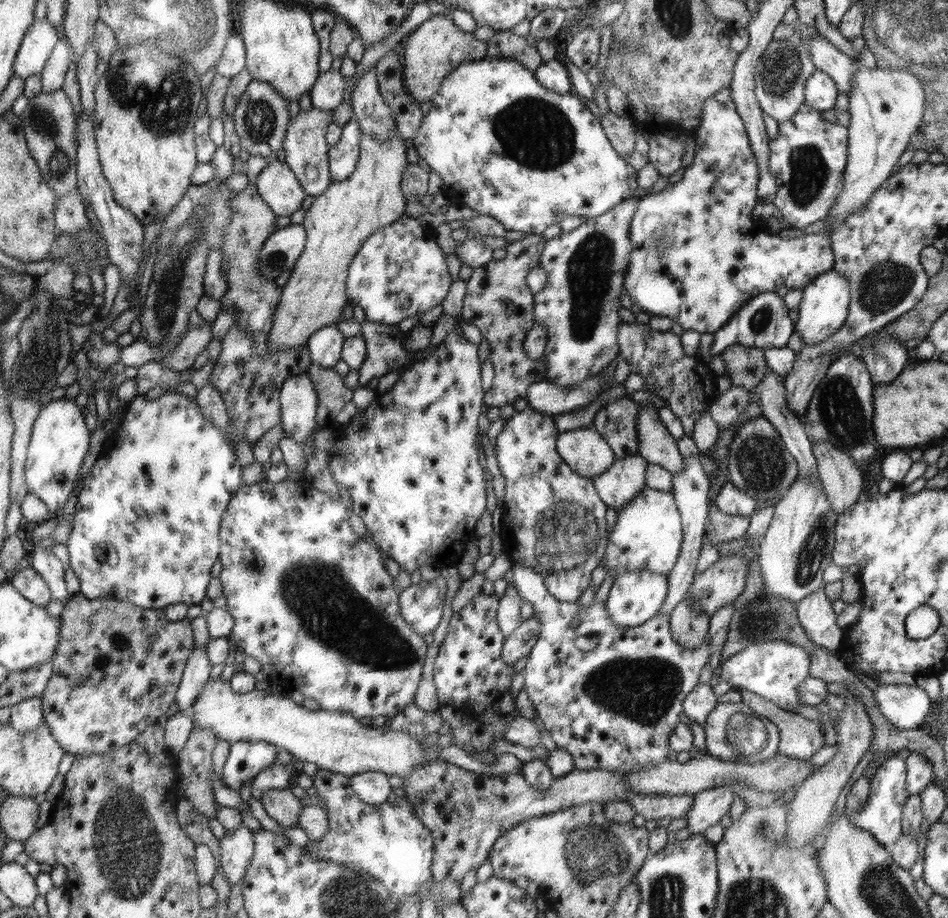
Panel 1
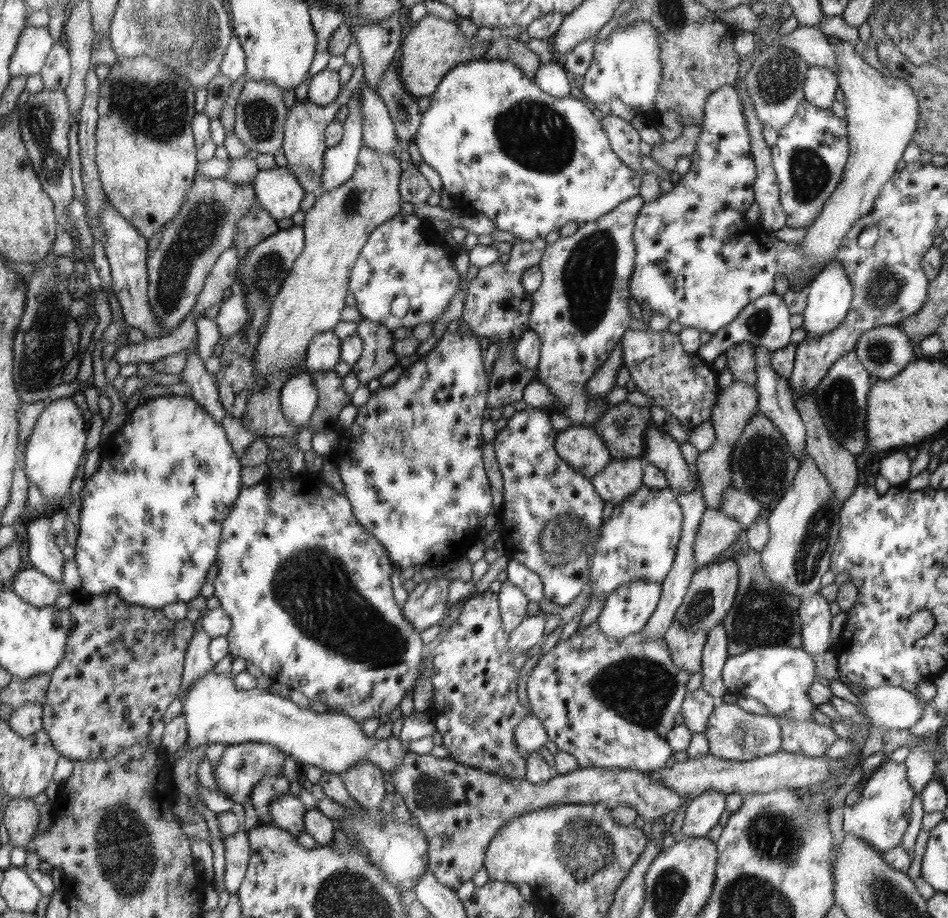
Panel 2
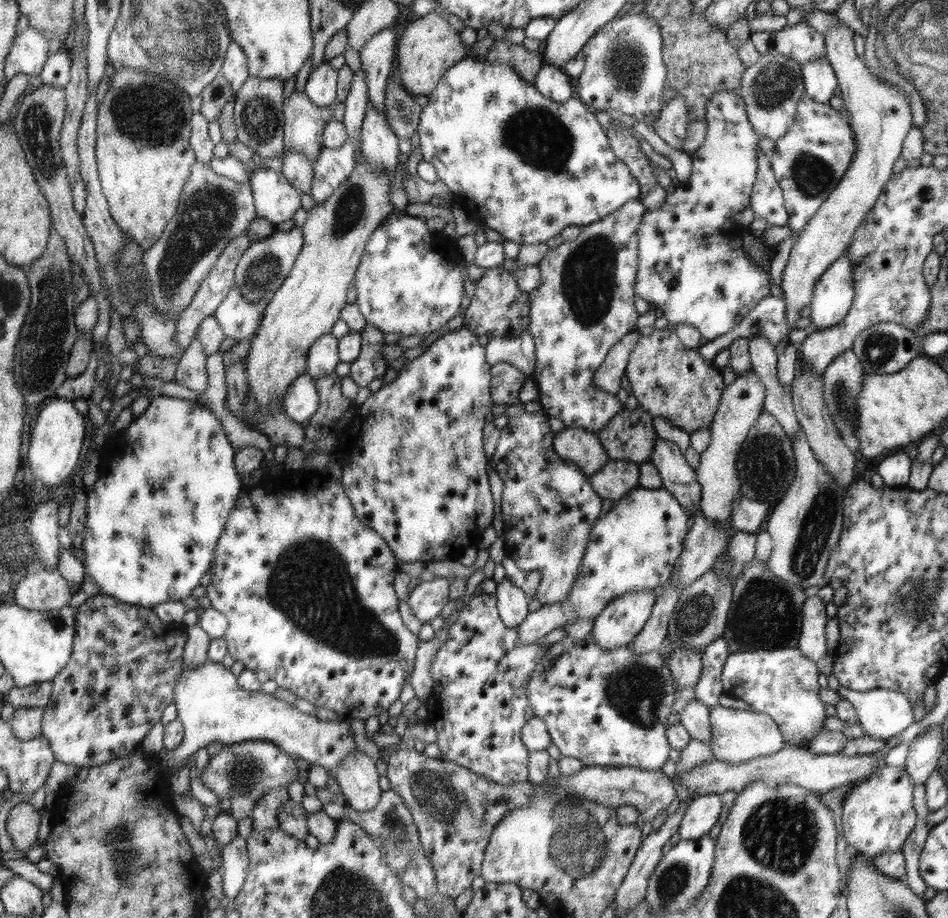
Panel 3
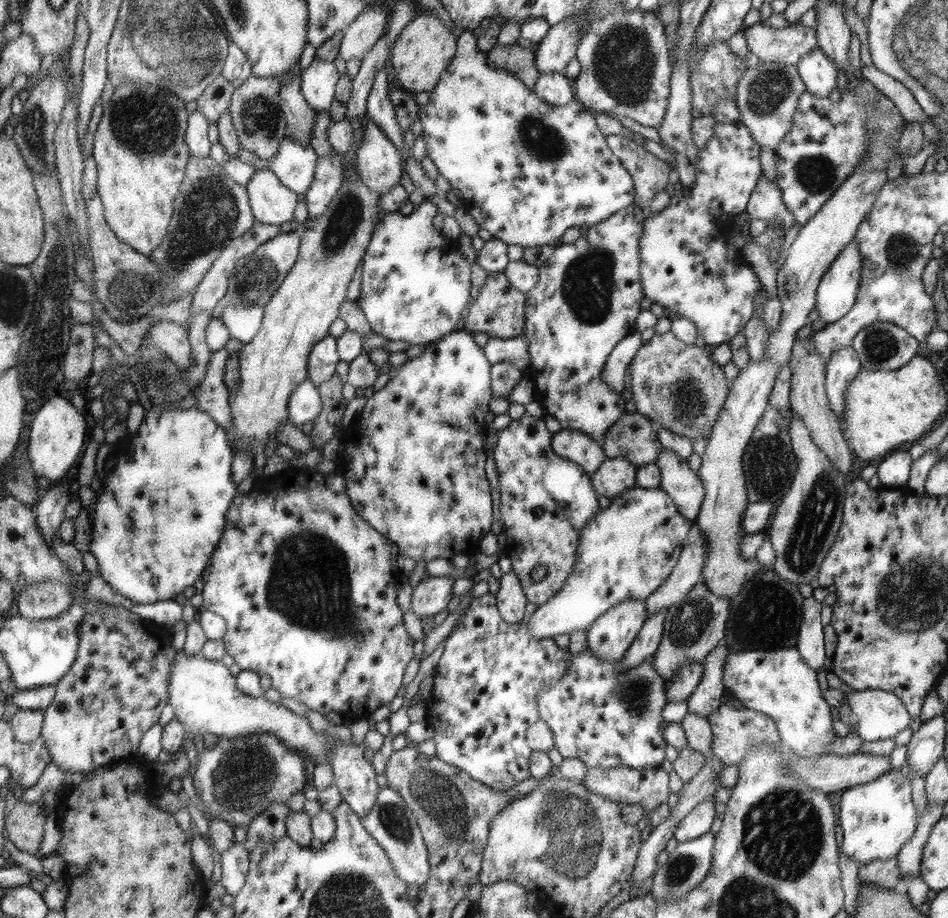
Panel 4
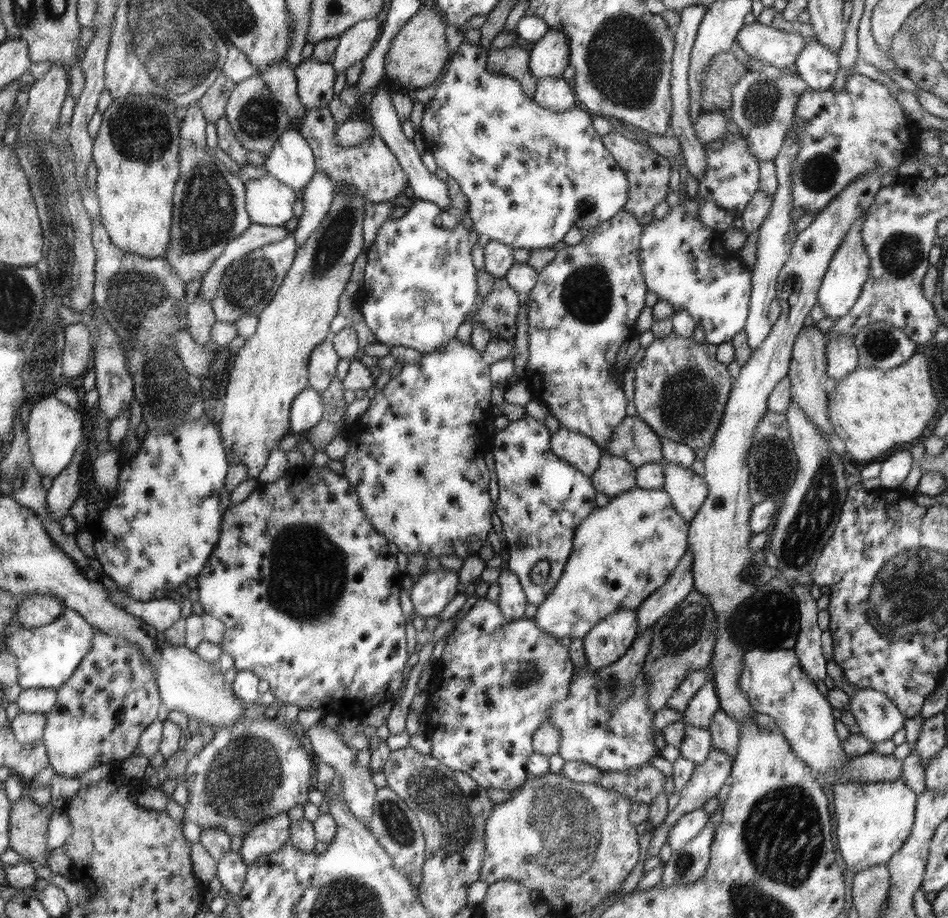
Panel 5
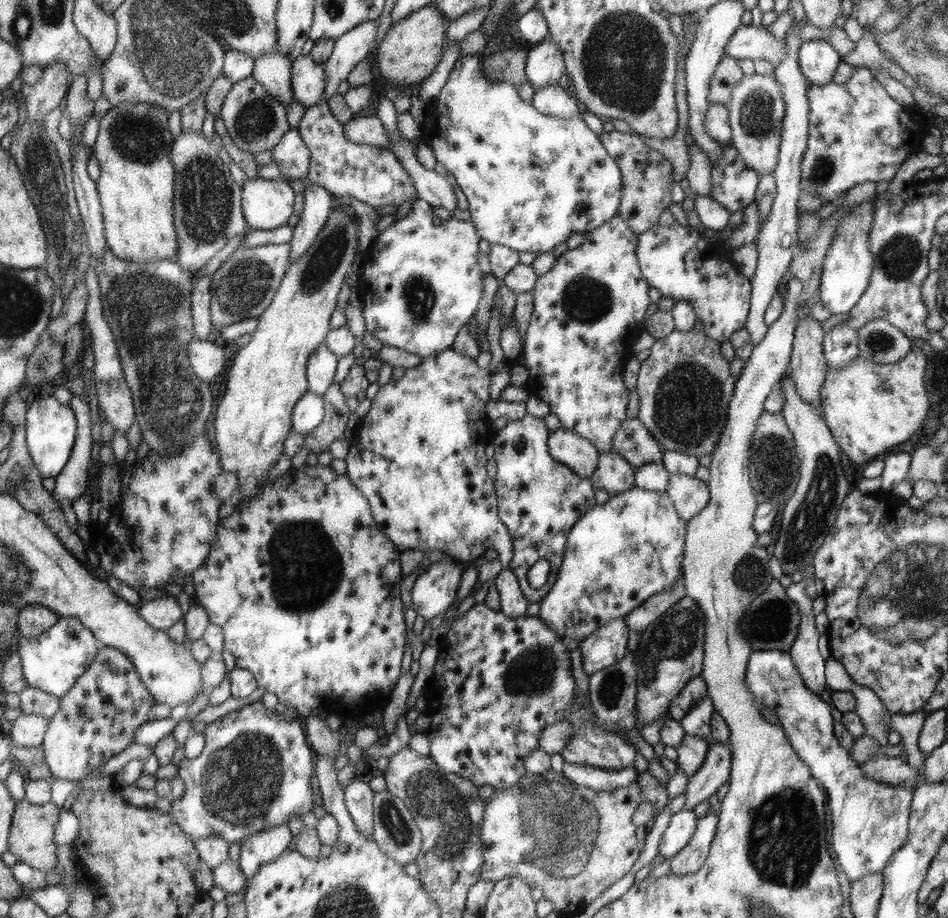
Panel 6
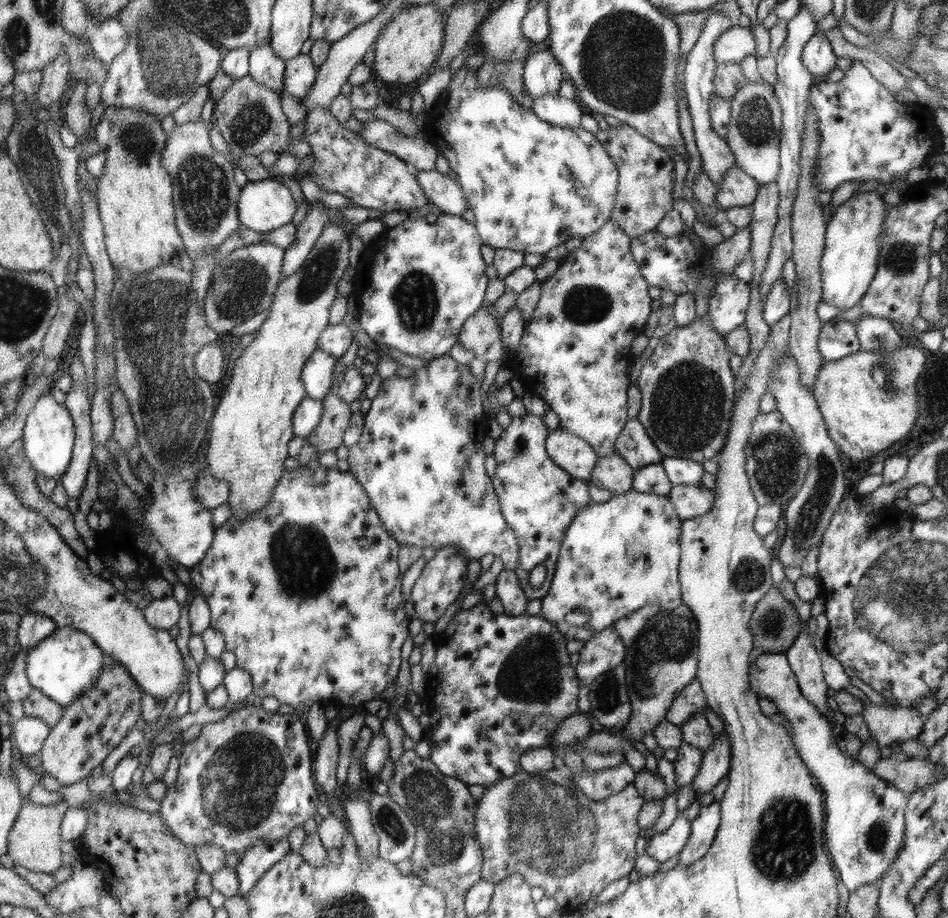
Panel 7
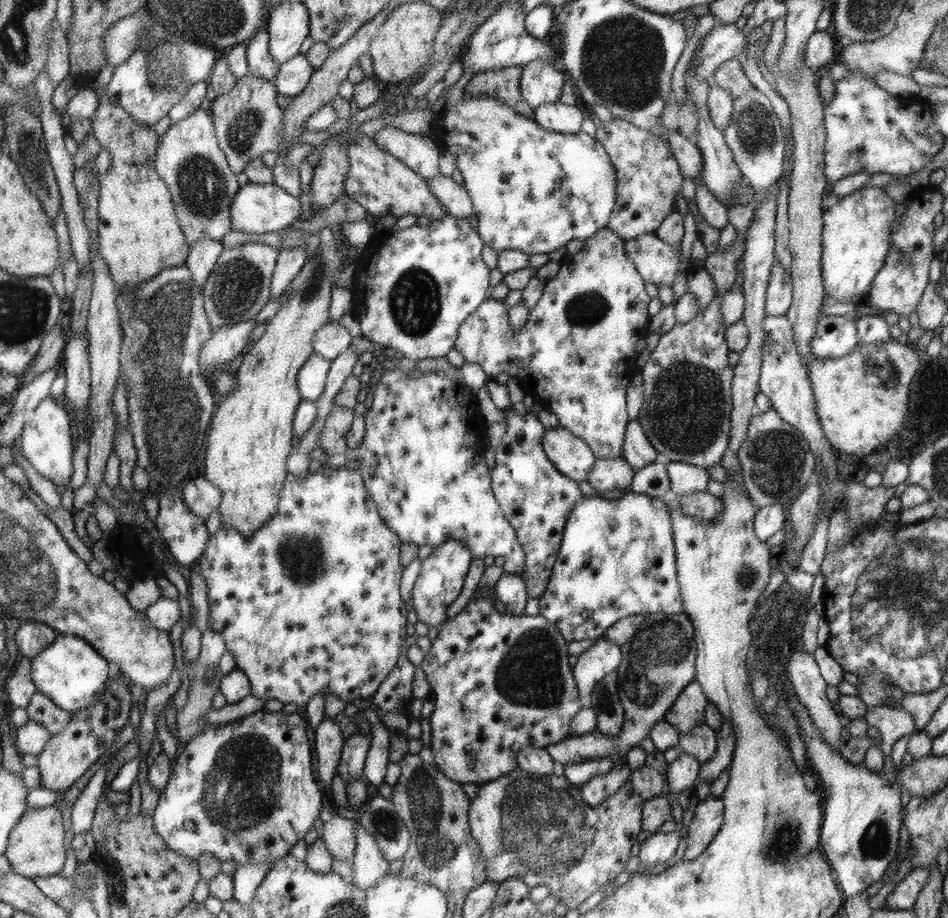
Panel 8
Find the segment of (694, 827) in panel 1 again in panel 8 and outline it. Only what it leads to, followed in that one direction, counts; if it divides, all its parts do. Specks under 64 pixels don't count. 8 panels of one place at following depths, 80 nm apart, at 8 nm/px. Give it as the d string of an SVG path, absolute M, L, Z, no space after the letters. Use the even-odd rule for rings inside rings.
M678 821L678 823L676 831L672 833L660 831L644 835L641 838L640 851L638 854L639 864L643 864L643 866L655 866L657 864L662 864L662 862L667 862L674 856L676 849L680 846L680 825L682 825L682 827L685 826L683 823L680 823L680 821Z

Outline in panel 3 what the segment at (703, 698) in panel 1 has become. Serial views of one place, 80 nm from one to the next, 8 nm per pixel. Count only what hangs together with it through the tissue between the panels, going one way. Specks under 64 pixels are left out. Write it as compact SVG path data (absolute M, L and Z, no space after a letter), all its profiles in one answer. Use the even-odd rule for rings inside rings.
M694 698L678 716L677 721L689 732L691 740L709 745L712 736L709 721L711 708L712 706L706 706Z

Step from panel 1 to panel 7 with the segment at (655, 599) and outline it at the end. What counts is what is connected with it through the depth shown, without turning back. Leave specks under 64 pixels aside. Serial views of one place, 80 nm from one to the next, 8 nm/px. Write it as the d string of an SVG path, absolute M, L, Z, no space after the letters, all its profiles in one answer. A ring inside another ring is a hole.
M613 626L595 634L579 651L580 659L575 666L579 682L590 686L601 674L606 674L625 659L627 648L617 636Z

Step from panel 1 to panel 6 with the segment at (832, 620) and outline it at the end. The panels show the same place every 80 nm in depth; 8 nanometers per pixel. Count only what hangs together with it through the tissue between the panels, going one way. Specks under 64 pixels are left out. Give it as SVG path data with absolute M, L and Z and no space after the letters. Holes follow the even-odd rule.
M804 577L800 582L792 583L787 588L788 597L796 602L801 616L798 634L789 653L794 661L794 666L801 674L804 686L814 692L816 696L820 696L822 690L826 689L826 659L818 651L820 635L814 624L816 616L813 613L813 601L804 592L804 588L810 581L812 581L810 577Z

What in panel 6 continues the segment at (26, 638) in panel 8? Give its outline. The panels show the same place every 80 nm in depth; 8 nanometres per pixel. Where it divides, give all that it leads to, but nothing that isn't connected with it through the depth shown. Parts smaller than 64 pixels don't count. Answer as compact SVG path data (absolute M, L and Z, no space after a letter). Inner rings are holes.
M38 604L26 605L18 612L17 630L28 638L34 638L58 622L59 614L54 613L52 609Z

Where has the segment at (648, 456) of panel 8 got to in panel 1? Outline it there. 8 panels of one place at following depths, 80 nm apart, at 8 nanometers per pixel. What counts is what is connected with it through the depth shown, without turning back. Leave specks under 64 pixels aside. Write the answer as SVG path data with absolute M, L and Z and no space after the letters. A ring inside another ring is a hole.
M626 393L622 398L606 403L593 418L592 428L604 437L617 459L636 454L639 449L639 405L631 397Z

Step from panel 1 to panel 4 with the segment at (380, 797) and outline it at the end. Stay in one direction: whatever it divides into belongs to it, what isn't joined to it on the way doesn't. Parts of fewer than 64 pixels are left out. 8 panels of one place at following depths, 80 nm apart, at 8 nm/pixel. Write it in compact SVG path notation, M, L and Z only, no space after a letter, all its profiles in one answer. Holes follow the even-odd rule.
M342 743L328 755L328 763L333 768L335 784L343 801L361 818L375 807L381 789L376 783L377 774L371 760L364 757L364 750L363 745Z

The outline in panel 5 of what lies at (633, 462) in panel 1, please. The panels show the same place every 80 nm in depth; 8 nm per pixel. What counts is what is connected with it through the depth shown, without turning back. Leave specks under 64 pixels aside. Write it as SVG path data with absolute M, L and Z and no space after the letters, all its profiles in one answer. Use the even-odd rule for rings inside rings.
M603 450L600 465L590 477L590 481L597 492L611 499L637 488L636 470L628 460Z

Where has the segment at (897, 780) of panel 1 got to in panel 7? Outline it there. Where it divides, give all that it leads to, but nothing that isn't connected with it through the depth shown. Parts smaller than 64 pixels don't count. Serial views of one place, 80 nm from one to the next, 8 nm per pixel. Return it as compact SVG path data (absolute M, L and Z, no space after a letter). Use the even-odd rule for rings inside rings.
M754 647L749 681L759 698L768 698L789 721L797 754L824 793L824 842L834 862L839 880L848 892L869 882L879 881L897 857L905 835L904 811L909 796L888 781L876 776L858 760L840 751L832 724L803 697L798 681L784 652L768 652Z

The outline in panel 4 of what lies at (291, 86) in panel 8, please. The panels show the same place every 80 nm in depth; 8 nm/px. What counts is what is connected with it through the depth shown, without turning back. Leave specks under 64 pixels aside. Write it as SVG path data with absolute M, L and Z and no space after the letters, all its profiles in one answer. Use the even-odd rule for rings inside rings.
M314 59L298 76L308 104L317 111L327 111L335 99L340 80L334 61Z

